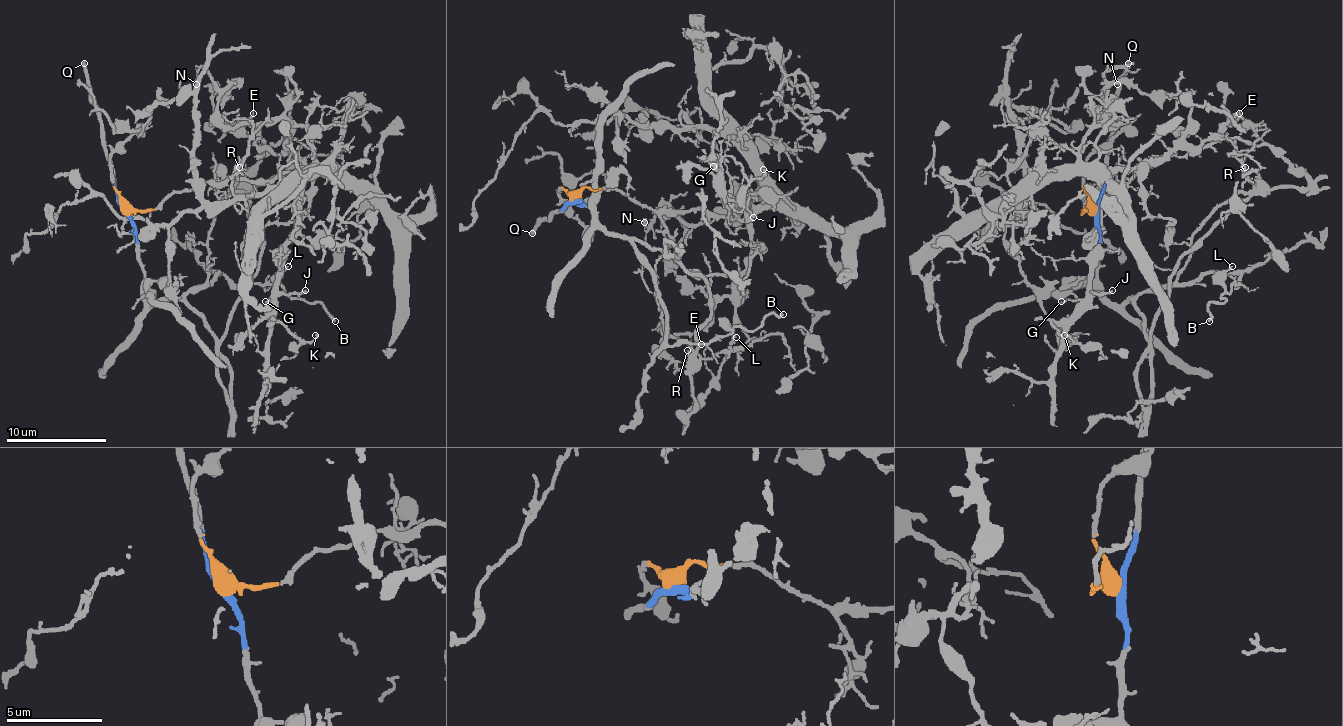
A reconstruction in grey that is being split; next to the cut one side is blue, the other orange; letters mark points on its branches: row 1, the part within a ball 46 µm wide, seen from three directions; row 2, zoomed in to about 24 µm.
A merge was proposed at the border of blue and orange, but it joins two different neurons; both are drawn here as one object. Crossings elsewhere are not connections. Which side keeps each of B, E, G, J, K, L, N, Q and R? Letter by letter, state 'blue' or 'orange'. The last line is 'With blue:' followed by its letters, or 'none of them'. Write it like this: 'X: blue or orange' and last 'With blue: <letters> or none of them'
B: blue
E: orange
G: orange
J: orange
K: orange
L: blue
N: orange
Q: blue
R: blue
With blue: B, L, Q, R

